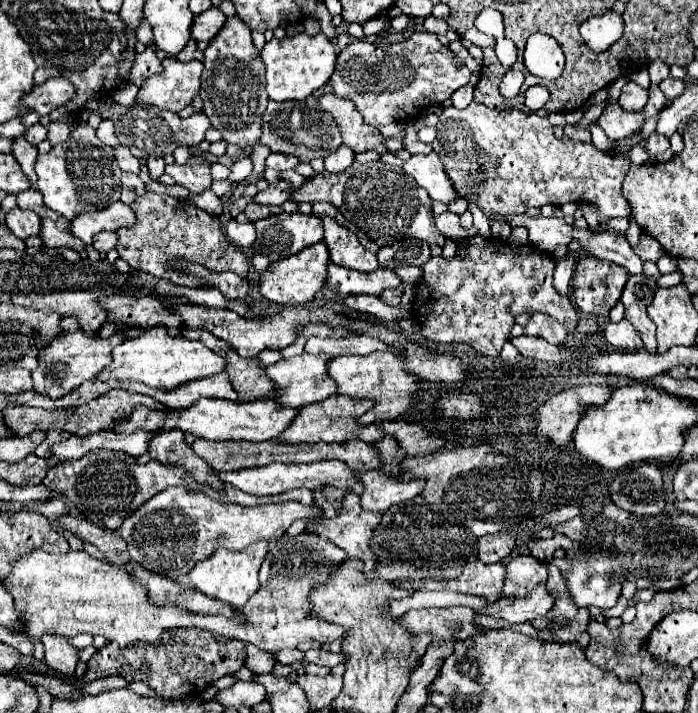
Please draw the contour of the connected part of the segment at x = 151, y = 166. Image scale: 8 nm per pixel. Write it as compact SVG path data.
M163 158L148 159L146 166L153 180L158 180L164 174L166 163Z

